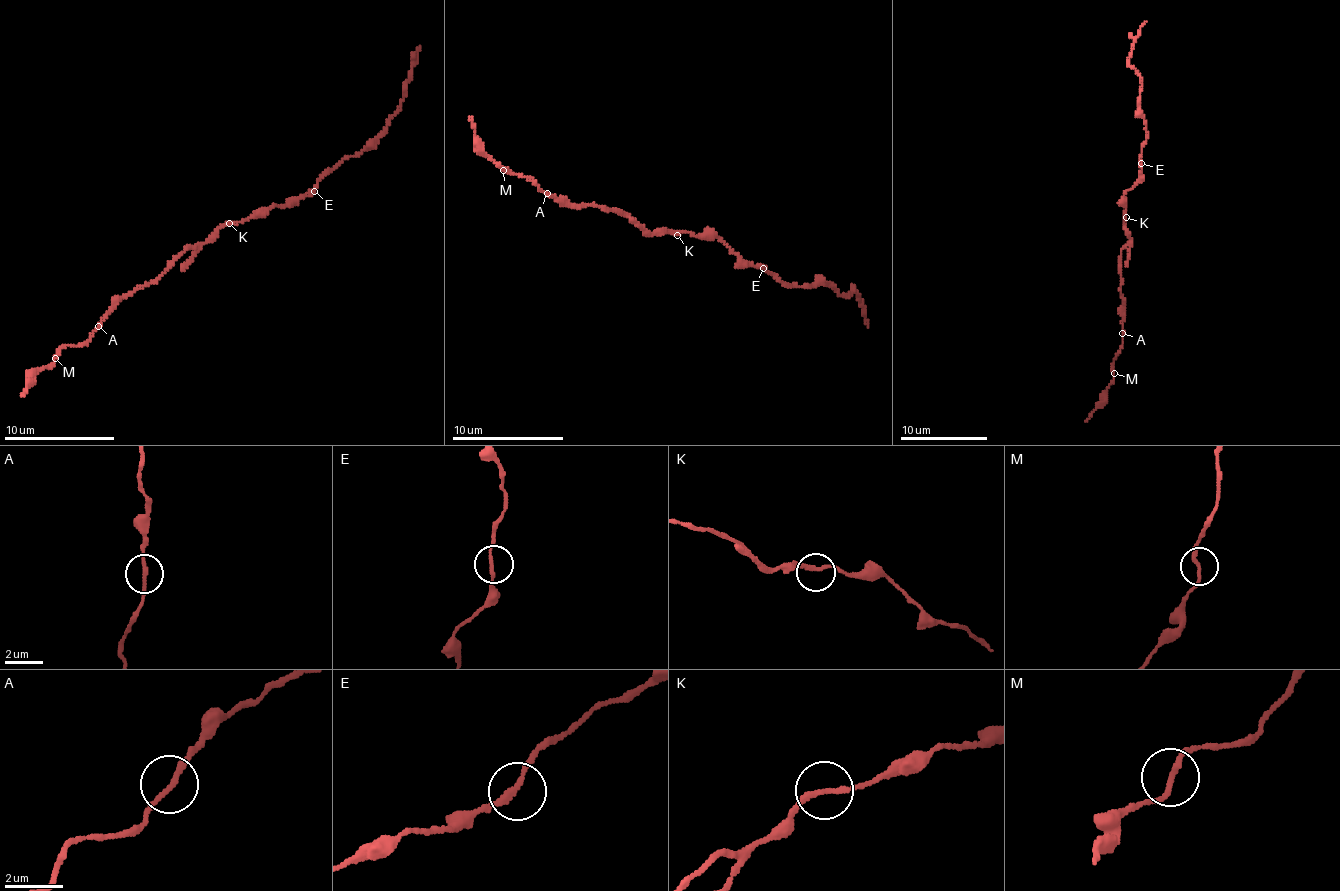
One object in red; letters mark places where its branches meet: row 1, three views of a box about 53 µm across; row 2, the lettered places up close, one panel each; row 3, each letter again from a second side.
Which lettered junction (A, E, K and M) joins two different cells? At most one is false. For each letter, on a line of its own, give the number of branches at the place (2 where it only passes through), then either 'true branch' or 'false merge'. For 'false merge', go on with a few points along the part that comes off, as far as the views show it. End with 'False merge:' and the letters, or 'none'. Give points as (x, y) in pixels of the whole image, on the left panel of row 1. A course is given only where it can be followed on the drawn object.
A: 2 branches meet; true branch
E: 2 branches meet; true branch
K: 2 branches meet; true branch
M: 2 branches meet; true branch
False merge: none

